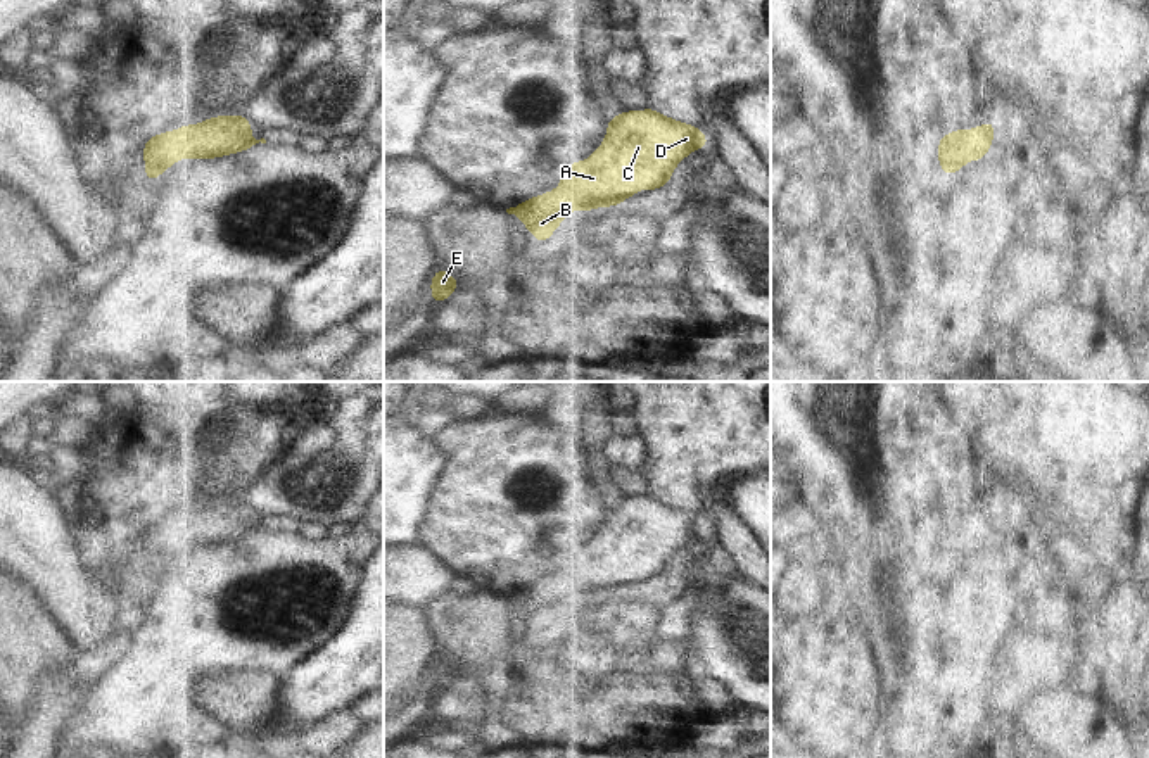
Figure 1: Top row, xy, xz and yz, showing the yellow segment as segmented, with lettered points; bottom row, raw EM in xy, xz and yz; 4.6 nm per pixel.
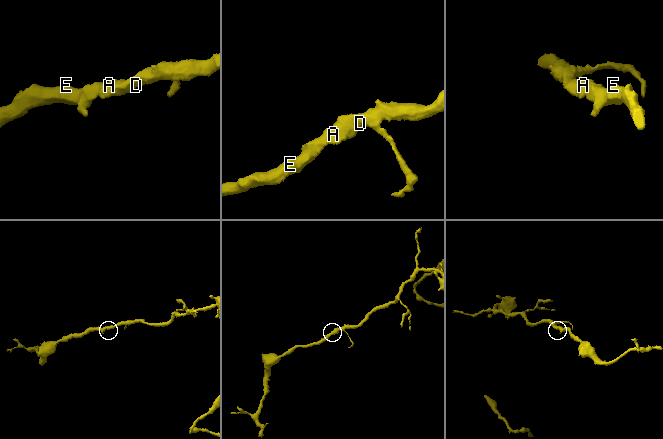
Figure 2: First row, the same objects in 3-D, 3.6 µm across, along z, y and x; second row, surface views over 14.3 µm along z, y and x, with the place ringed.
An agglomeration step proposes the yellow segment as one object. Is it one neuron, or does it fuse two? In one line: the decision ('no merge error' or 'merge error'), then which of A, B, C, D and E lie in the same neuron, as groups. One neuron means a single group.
no merge error; A B C D E

